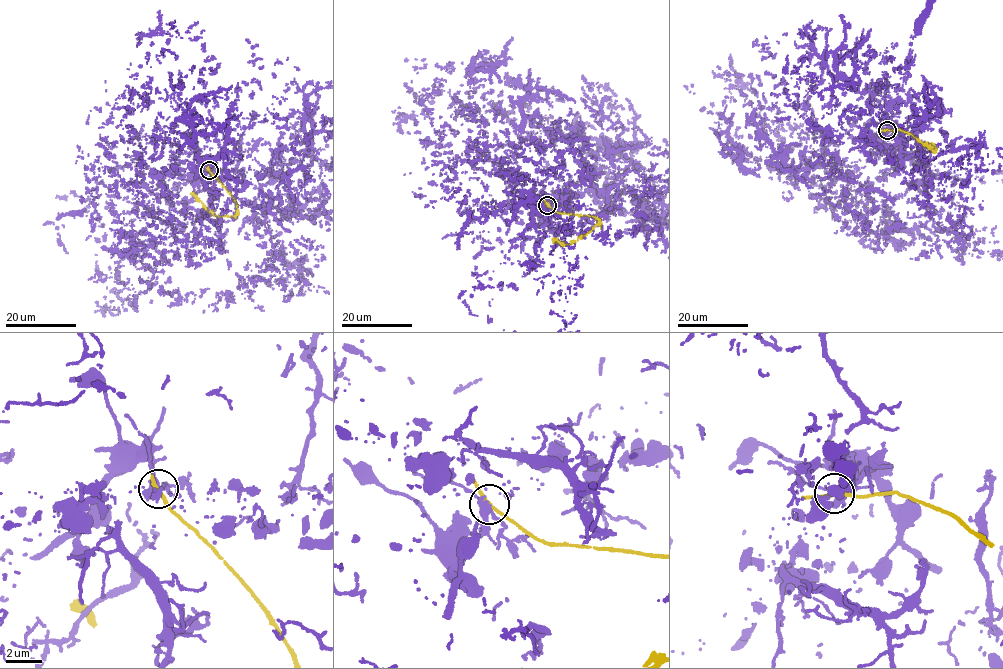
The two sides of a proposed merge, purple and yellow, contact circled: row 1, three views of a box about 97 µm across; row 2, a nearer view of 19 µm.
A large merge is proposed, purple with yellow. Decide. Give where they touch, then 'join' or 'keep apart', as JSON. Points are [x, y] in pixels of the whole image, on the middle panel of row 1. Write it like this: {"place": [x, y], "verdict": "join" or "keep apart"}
{"place": [547, 205], "verdict": "keep apart"}

